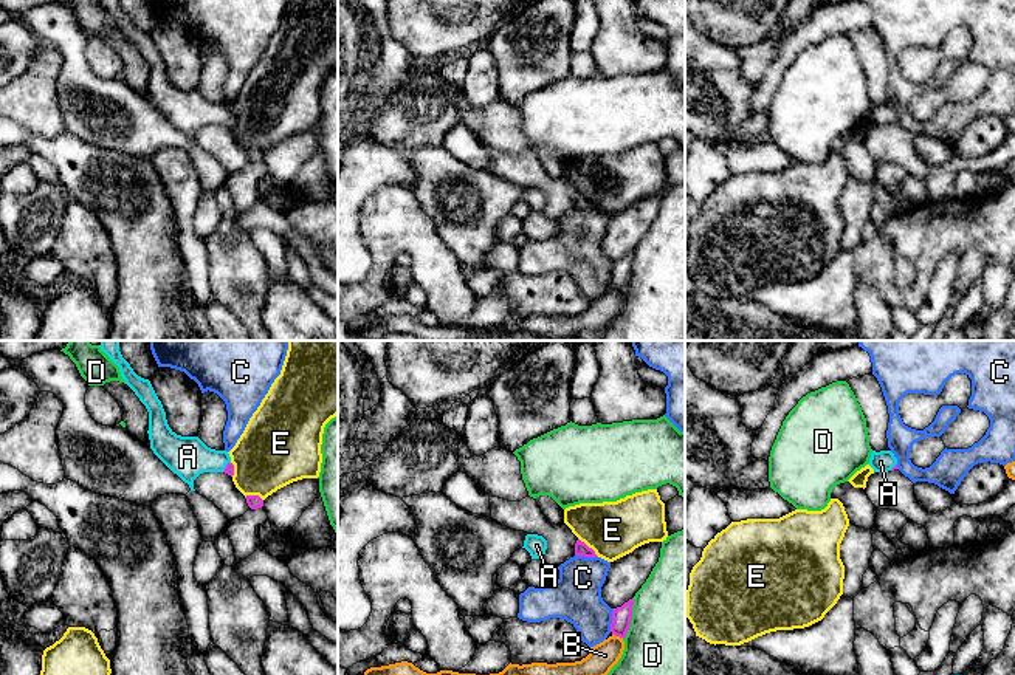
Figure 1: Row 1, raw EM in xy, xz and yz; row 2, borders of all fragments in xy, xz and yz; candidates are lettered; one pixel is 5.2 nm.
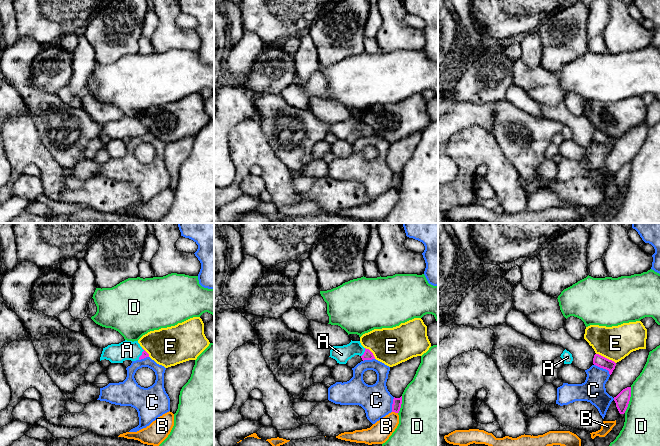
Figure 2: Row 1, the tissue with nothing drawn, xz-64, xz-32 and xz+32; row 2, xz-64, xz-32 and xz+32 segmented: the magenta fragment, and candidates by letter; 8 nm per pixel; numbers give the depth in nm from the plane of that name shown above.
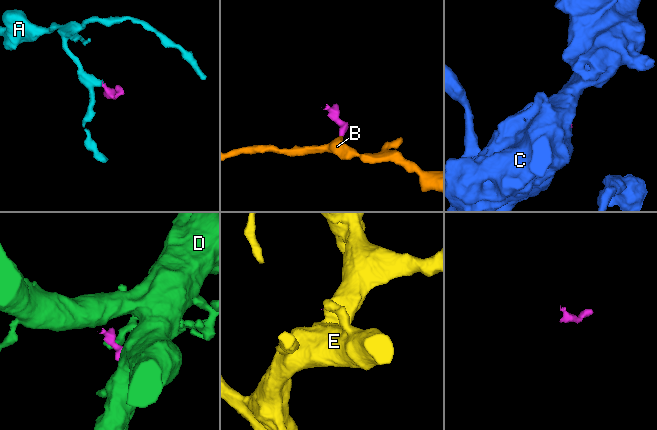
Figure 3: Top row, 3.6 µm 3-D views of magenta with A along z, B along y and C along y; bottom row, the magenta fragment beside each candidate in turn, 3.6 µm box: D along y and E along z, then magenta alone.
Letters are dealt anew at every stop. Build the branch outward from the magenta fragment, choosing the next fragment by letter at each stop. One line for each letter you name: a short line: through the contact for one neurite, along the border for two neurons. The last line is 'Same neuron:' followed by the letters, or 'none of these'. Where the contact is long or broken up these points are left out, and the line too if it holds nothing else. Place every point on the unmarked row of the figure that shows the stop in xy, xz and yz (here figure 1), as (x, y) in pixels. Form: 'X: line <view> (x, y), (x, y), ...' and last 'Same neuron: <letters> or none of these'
A: line xy (230, 121), (227, 119), (220, 115), (188, 110)
Same neuron: A

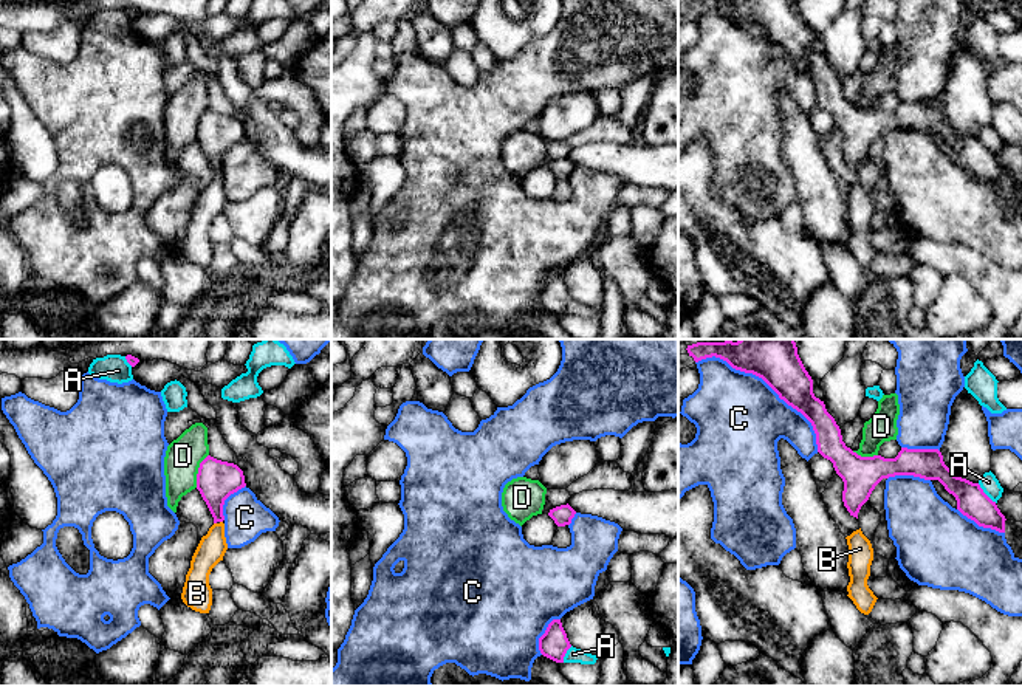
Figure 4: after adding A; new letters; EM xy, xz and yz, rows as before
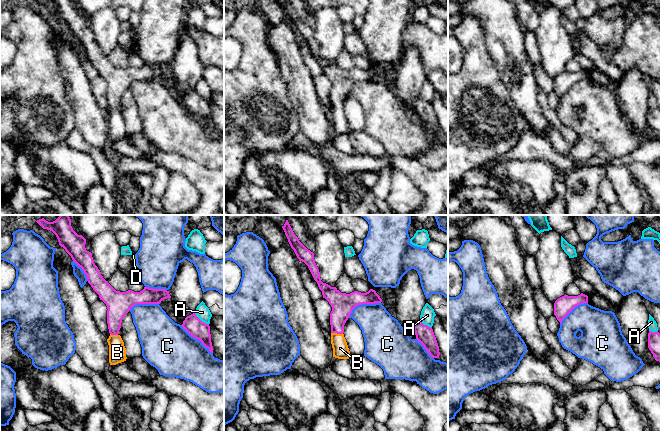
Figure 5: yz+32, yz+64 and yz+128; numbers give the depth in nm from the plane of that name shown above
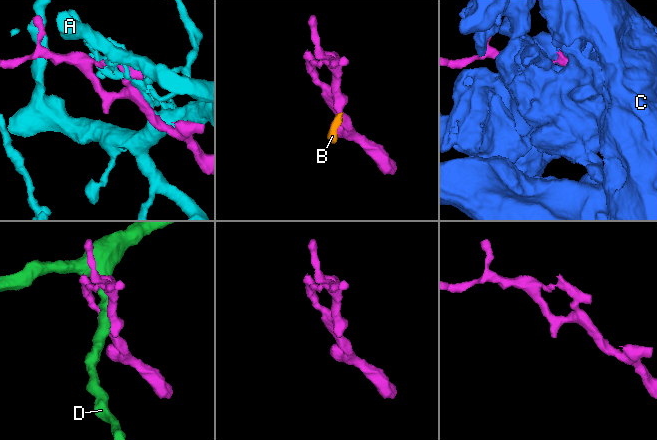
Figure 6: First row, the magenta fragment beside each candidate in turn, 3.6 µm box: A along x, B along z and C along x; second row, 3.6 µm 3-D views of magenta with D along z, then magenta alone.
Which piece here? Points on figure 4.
Same neuron: B

